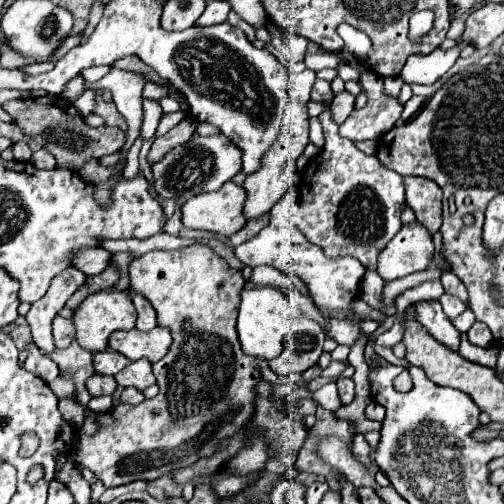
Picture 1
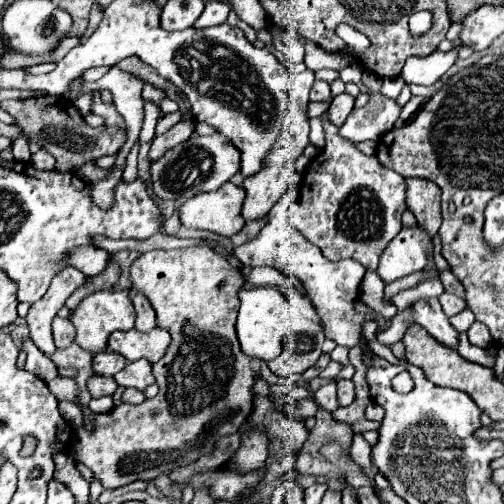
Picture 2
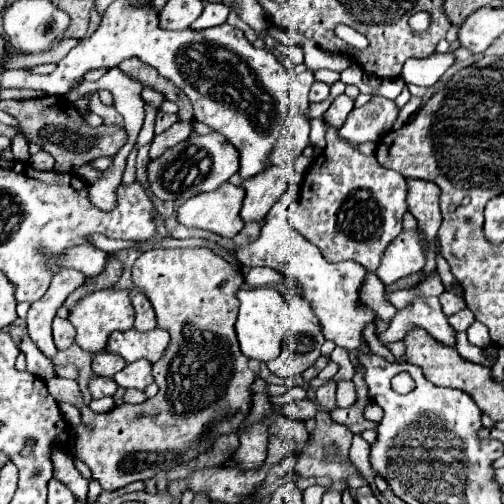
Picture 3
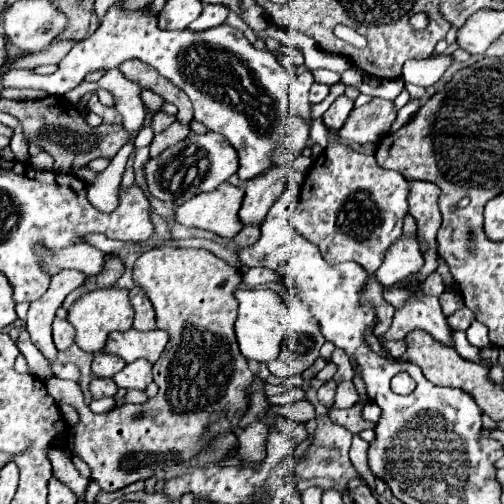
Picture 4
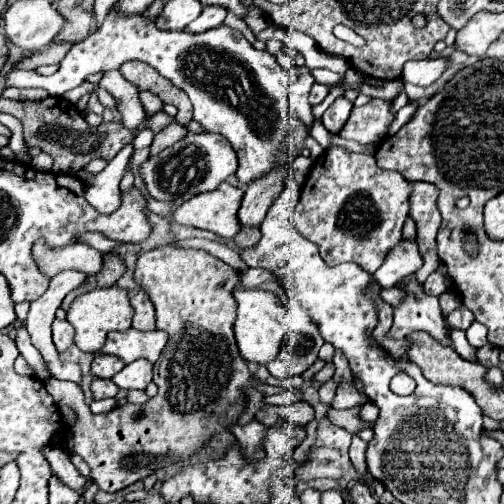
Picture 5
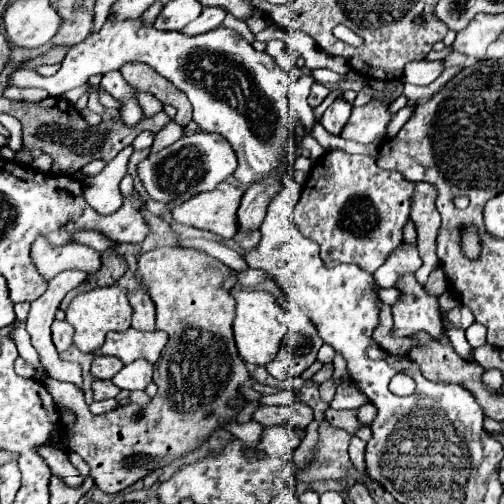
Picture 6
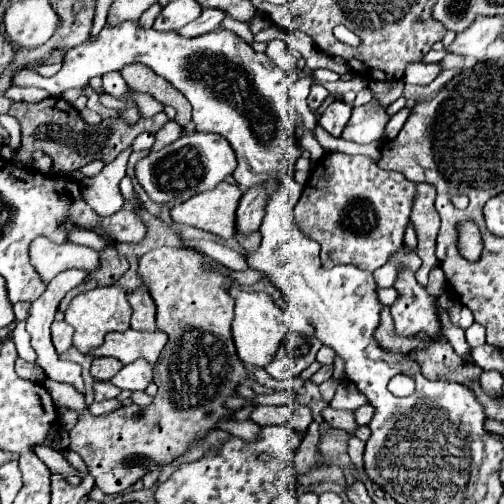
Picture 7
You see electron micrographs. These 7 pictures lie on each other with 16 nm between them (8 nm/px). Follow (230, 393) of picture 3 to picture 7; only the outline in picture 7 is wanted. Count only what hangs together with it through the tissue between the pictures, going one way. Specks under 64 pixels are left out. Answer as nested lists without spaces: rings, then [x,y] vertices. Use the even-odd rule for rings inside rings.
[[[154,248],[154,250],[150,250],[148,254],[142,256],[138,272],[140,272],[140,276],[144,278],[144,286],[148,288],[148,292],[152,294],[152,298],[154,298],[154,302],[156,302],[156,324],[158,324],[158,330],[162,330],[162,332],[168,334],[168,344],[164,346],[164,352],[160,354],[160,360],[154,364],[154,382],[158,384],[158,396],[154,398],[154,402],[152,402],[146,410],[140,410],[138,406],[132,404],[132,406],[122,406],[120,410],[116,410],[116,412],[112,412],[112,414],[106,414],[106,416],[92,416],[92,414],[86,410],[84,396],[82,396],[80,392],[76,392],[72,386],[60,384],[60,382],[54,382],[54,380],[46,380],[46,382],[44,382],[44,388],[50,392],[50,396],[52,396],[52,400],[56,402],[56,406],[68,406],[68,408],[72,408],[72,410],[76,410],[76,412],[80,414],[78,424],[70,430],[70,440],[72,440],[72,442],[70,442],[70,448],[82,456],[84,464],[88,466],[88,472],[90,472],[90,474],[94,476],[94,480],[96,480],[96,486],[98,486],[104,494],[112,494],[112,496],[114,496],[114,494],[122,494],[128,486],[132,486],[136,480],[140,480],[140,478],[148,472],[150,466],[156,466],[156,464],[158,464],[158,466],[164,466],[164,464],[170,464],[172,460],[180,458],[180,454],[184,454],[198,438],[202,438],[208,430],[216,428],[216,422],[218,422],[218,420],[222,420],[222,418],[226,418],[226,416],[234,416],[232,410],[226,410],[226,408],[224,408],[224,400],[226,400],[228,396],[236,394],[236,392],[234,392],[236,384],[246,378],[246,368],[244,368],[244,364],[240,362],[240,358],[236,356],[236,348],[234,348],[234,342],[232,342],[232,336],[230,336],[230,322],[232,322],[232,318],[234,318],[234,300],[230,298],[230,294],[228,294],[228,290],[226,290],[226,288],[232,284],[232,280],[224,274],[224,272],[226,272],[224,266],[220,266],[218,262],[206,258],[206,256],[204,256],[202,252],[198,252],[198,250],[188,250],[188,248]],[[206,260],[208,260],[216,270],[202,270],[202,262],[206,262]]]

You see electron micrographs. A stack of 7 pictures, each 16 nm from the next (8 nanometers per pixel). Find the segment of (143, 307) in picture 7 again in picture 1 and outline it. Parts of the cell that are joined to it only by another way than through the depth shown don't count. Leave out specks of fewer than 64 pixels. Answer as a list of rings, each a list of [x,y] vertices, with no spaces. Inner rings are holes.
[[[132,296],[132,302],[136,306],[138,312],[138,320],[136,320],[136,328],[138,330],[152,330],[156,328],[156,310],[152,308],[152,304],[148,304],[148,300],[144,300],[144,296]]]

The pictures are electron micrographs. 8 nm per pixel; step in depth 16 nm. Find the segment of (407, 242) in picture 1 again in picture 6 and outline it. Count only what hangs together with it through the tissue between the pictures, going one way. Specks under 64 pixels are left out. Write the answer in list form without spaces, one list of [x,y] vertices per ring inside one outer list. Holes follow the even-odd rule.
[[[406,242],[388,258],[388,262],[374,272],[374,280],[380,288],[392,288],[396,280],[404,272],[416,272],[420,268],[422,260],[416,252],[416,246],[408,246]]]

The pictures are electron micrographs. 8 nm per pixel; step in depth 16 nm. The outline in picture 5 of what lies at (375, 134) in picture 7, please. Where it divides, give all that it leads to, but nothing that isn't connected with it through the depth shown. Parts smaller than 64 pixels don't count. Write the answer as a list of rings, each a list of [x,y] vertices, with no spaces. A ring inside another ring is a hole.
[[[372,98],[368,104],[352,108],[352,114],[344,124],[344,128],[340,130],[340,136],[346,140],[356,140],[360,144],[380,142],[386,136],[388,126],[394,118],[390,106],[392,104],[386,100]]]

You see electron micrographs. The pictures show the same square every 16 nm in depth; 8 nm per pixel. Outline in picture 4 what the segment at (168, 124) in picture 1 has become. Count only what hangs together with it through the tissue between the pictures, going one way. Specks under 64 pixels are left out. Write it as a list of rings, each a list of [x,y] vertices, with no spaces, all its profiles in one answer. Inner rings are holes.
[[[156,112],[154,118],[152,118],[152,130],[158,134],[164,128],[168,128],[170,122],[176,122],[176,116],[170,116],[170,114],[164,114],[164,112]]]

